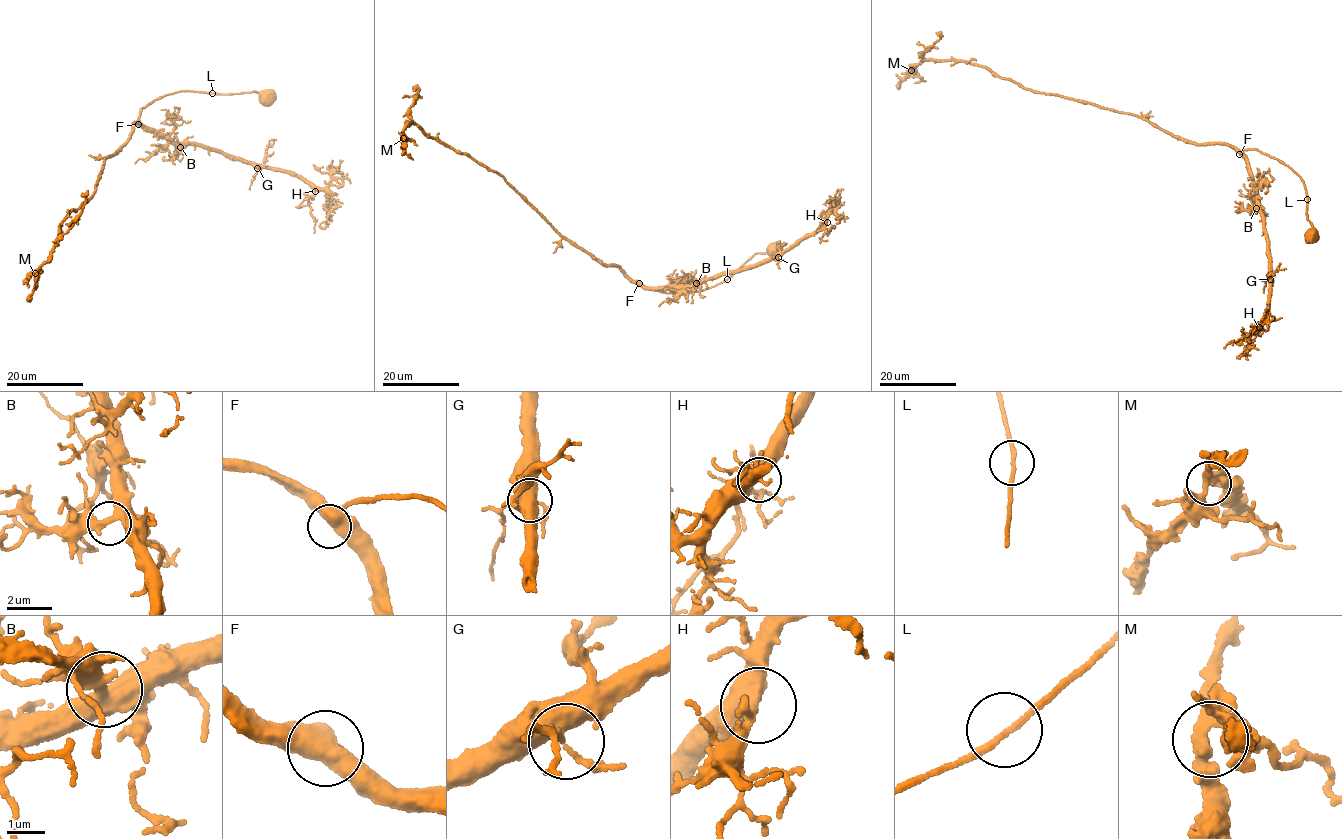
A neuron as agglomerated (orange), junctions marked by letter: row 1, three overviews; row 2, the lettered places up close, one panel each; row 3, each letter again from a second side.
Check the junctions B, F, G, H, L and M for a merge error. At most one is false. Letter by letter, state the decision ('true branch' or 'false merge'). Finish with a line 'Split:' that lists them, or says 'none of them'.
B: true branch
F: true branch
G: true branch
H: true branch
L: true branch
M: true branch
Split: none of them

